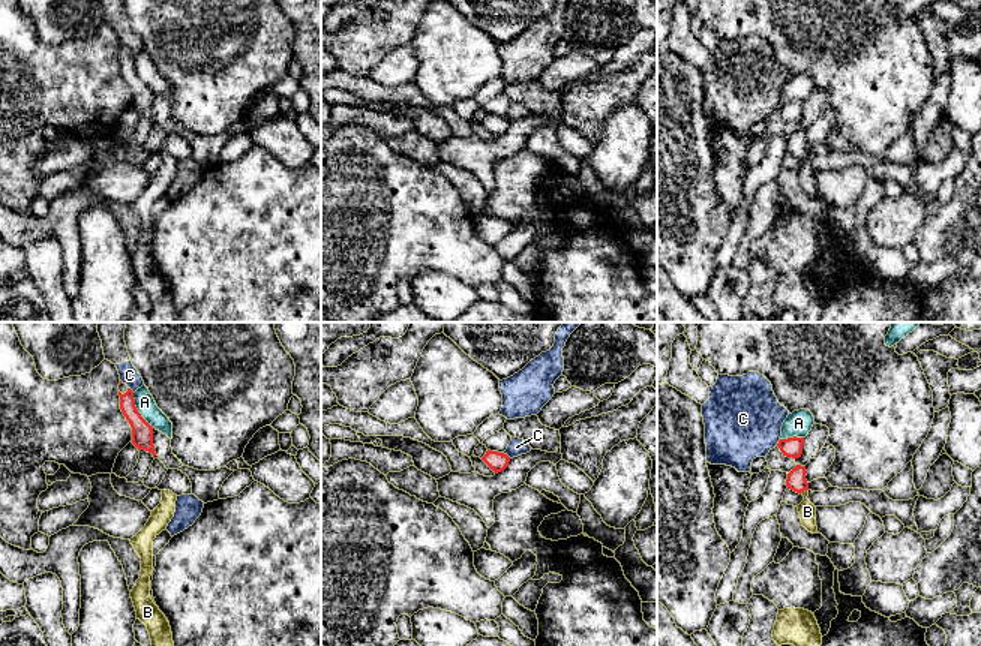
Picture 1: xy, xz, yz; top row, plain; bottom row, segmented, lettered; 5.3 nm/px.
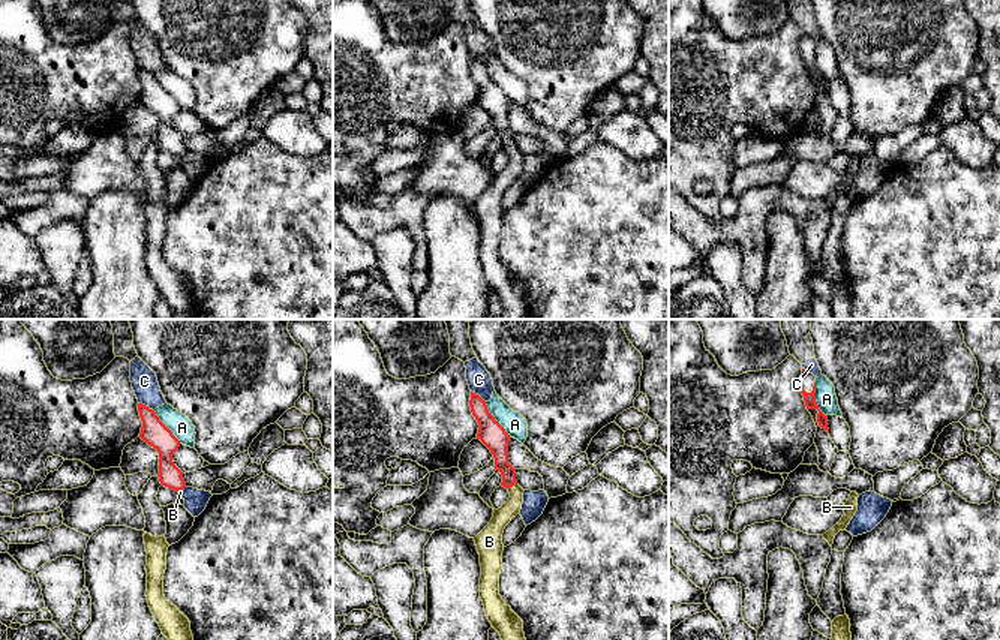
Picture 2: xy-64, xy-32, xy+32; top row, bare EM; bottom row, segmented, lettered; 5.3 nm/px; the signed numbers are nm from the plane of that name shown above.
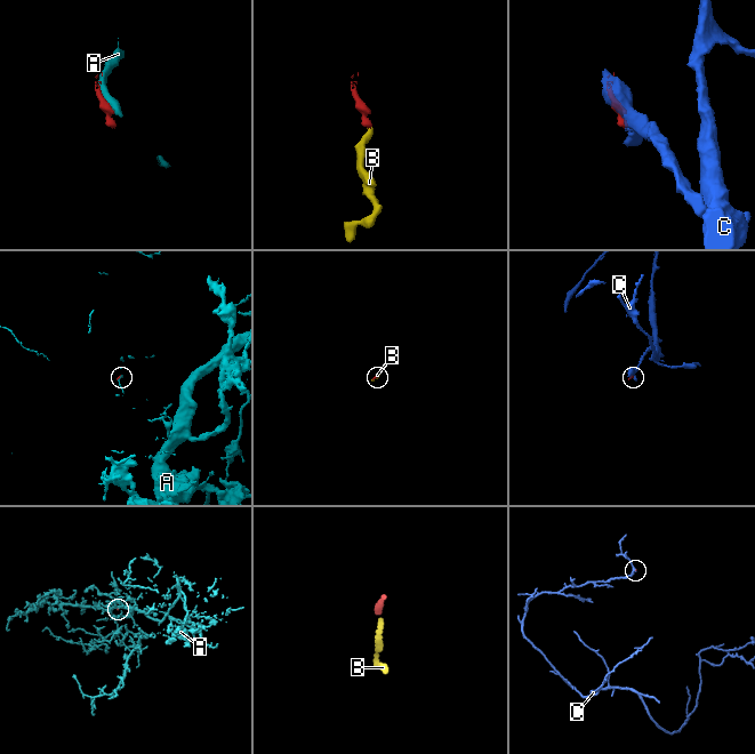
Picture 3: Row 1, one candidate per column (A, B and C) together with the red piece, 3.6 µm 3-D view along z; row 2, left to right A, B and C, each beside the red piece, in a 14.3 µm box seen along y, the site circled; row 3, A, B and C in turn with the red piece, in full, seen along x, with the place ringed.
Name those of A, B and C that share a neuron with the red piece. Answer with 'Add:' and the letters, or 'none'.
Add: B

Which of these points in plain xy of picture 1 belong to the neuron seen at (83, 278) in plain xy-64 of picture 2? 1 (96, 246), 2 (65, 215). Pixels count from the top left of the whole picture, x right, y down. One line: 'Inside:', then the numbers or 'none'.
Inside: 2

